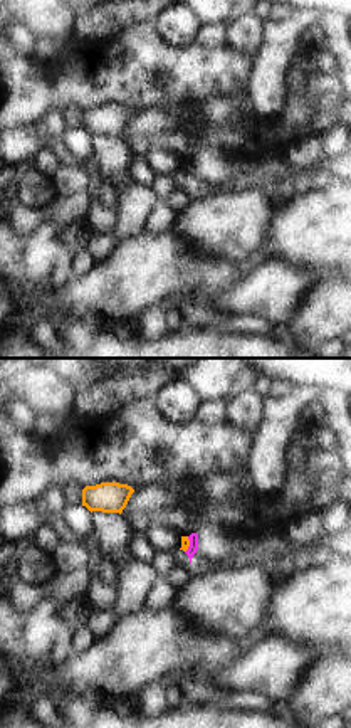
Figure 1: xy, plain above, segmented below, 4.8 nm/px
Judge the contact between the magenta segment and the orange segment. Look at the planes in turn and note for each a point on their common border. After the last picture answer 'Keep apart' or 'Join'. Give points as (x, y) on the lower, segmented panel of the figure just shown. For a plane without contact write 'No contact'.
Touches magenta at (190, 545)

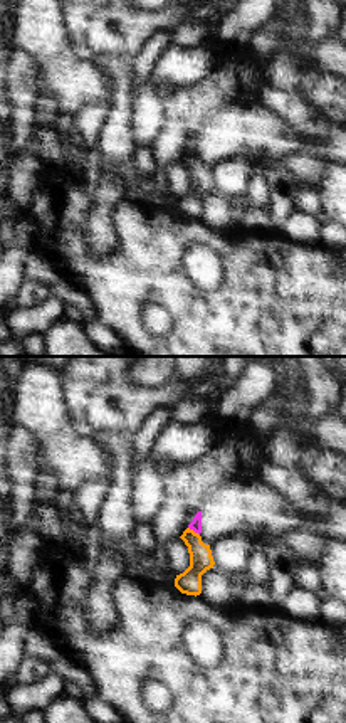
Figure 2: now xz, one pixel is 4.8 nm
Touches magenta at (193, 530)

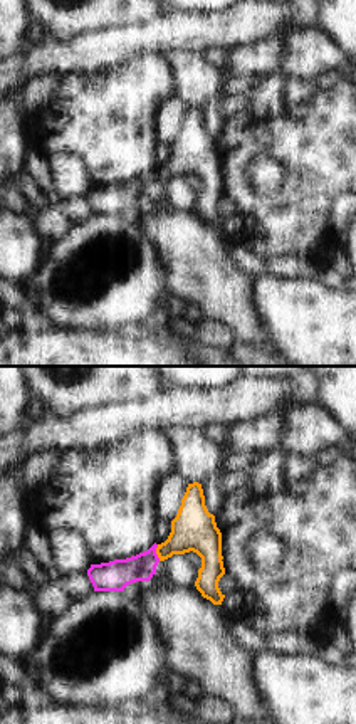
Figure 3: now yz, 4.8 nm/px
Touches magenta at (155, 553)

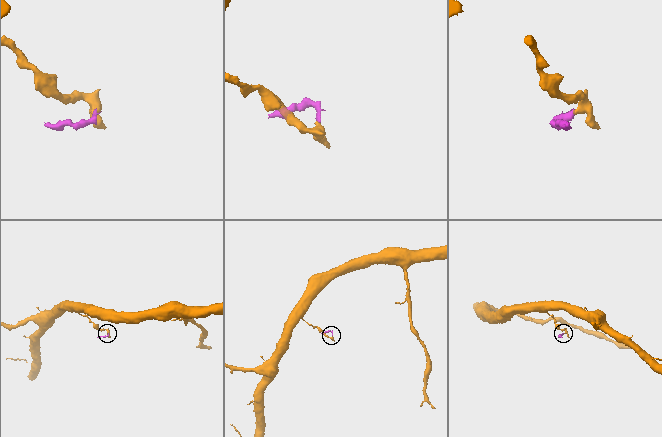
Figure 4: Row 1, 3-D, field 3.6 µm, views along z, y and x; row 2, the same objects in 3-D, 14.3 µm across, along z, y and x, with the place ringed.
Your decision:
Keep apart

